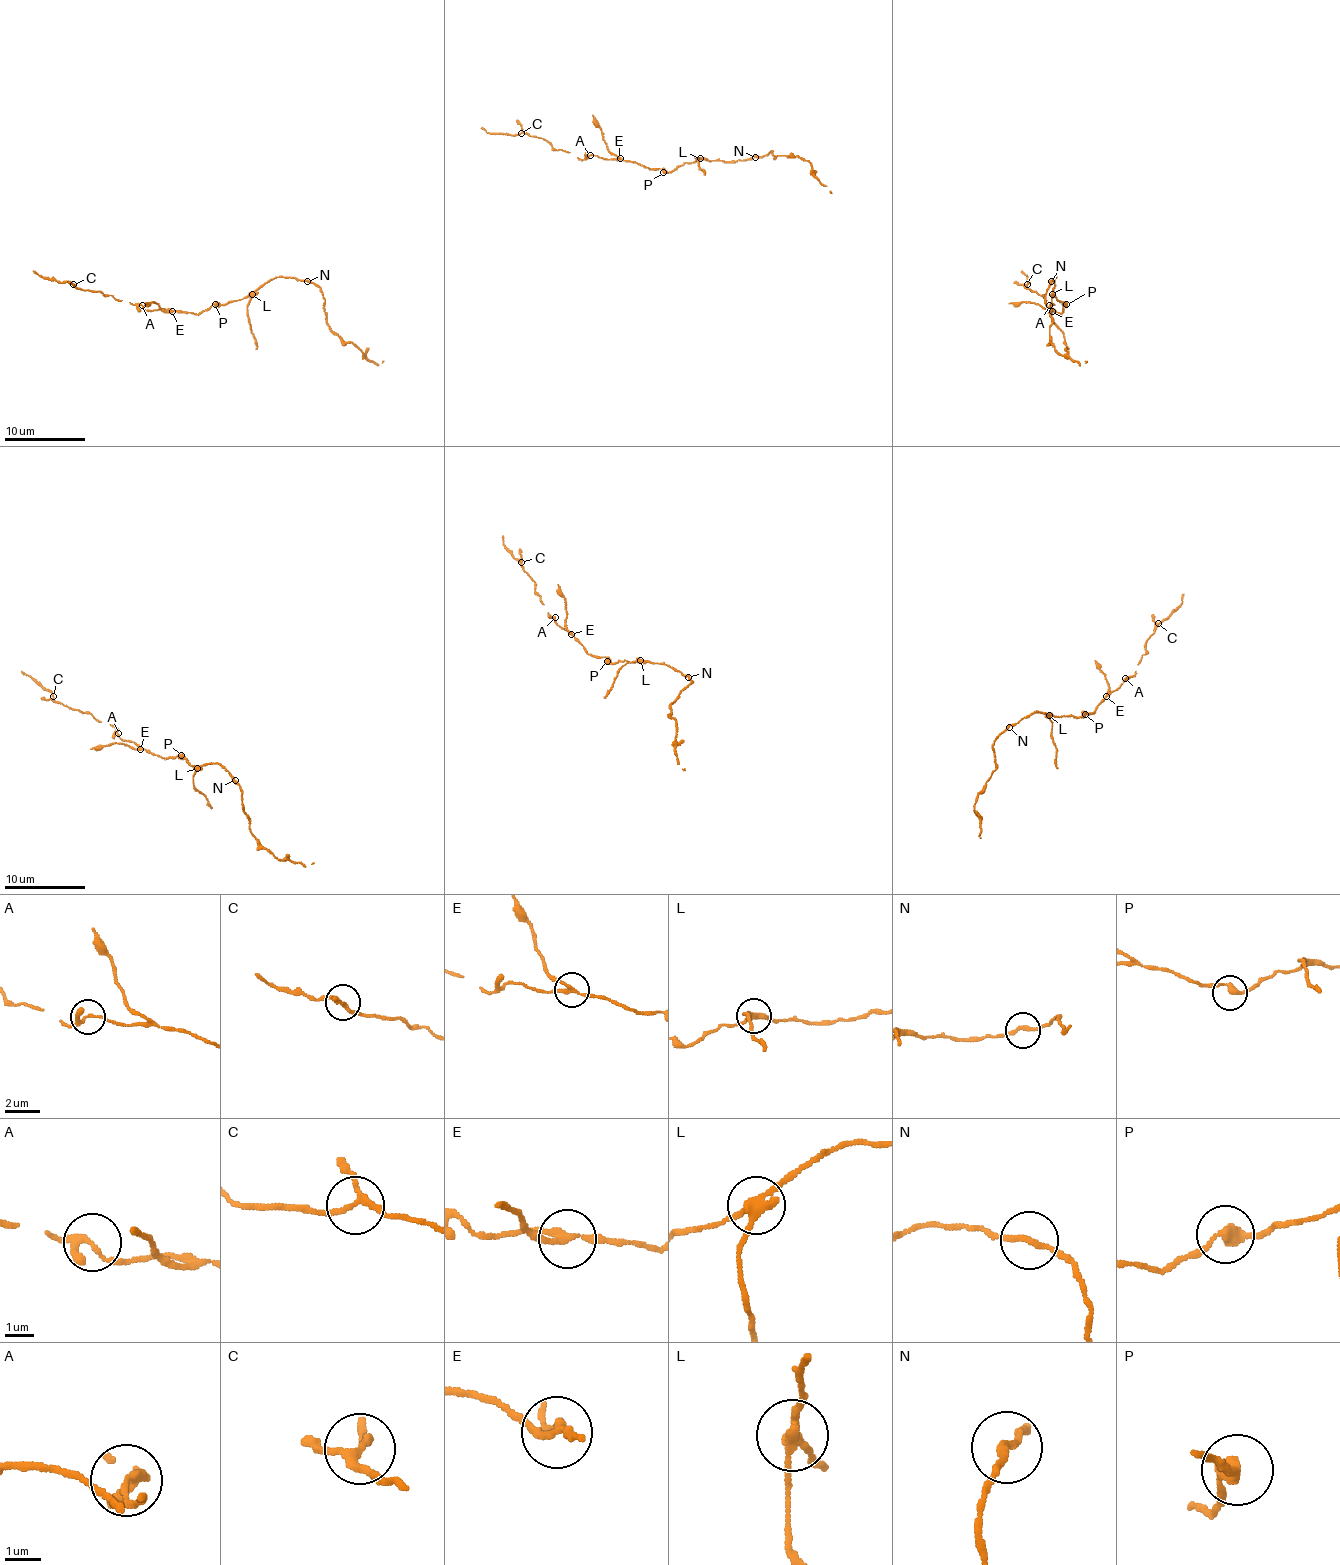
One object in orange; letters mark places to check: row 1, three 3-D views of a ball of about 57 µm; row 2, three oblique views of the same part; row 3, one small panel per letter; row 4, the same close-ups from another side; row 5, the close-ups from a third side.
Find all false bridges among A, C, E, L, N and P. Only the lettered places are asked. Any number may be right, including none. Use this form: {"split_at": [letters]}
{"split_at": ["E", "L"]}

